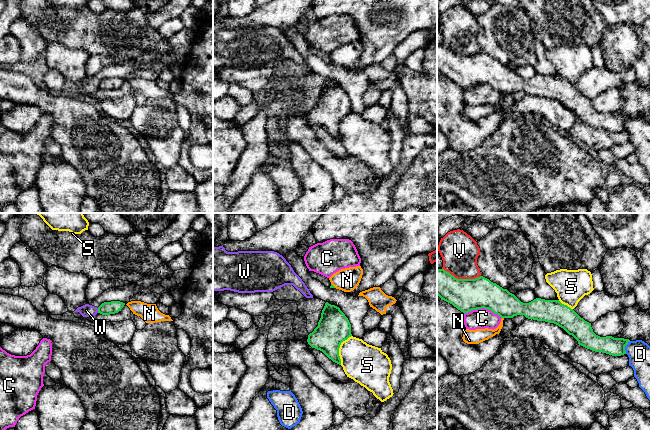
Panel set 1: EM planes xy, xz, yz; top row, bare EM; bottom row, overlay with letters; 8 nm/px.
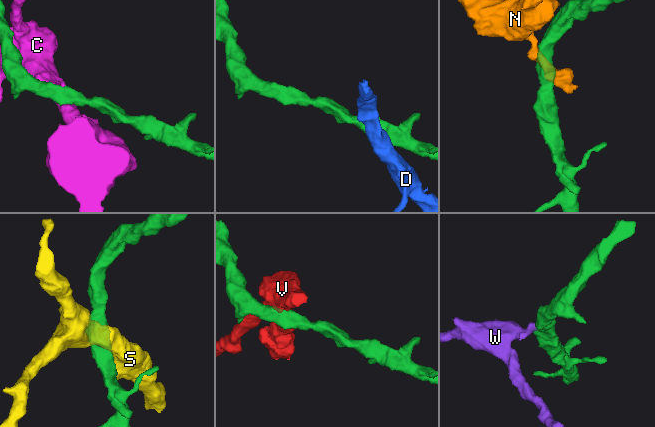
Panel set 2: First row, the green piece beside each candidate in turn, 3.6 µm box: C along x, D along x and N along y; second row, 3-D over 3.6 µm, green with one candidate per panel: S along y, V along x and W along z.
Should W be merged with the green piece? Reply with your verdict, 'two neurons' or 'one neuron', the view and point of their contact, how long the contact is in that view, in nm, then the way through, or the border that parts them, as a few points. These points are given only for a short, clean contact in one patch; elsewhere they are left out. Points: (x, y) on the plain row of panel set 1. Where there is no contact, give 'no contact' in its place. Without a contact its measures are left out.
two neurons | xy (98, 86) | 40 nm | along xy (97, 84), (98, 88)

